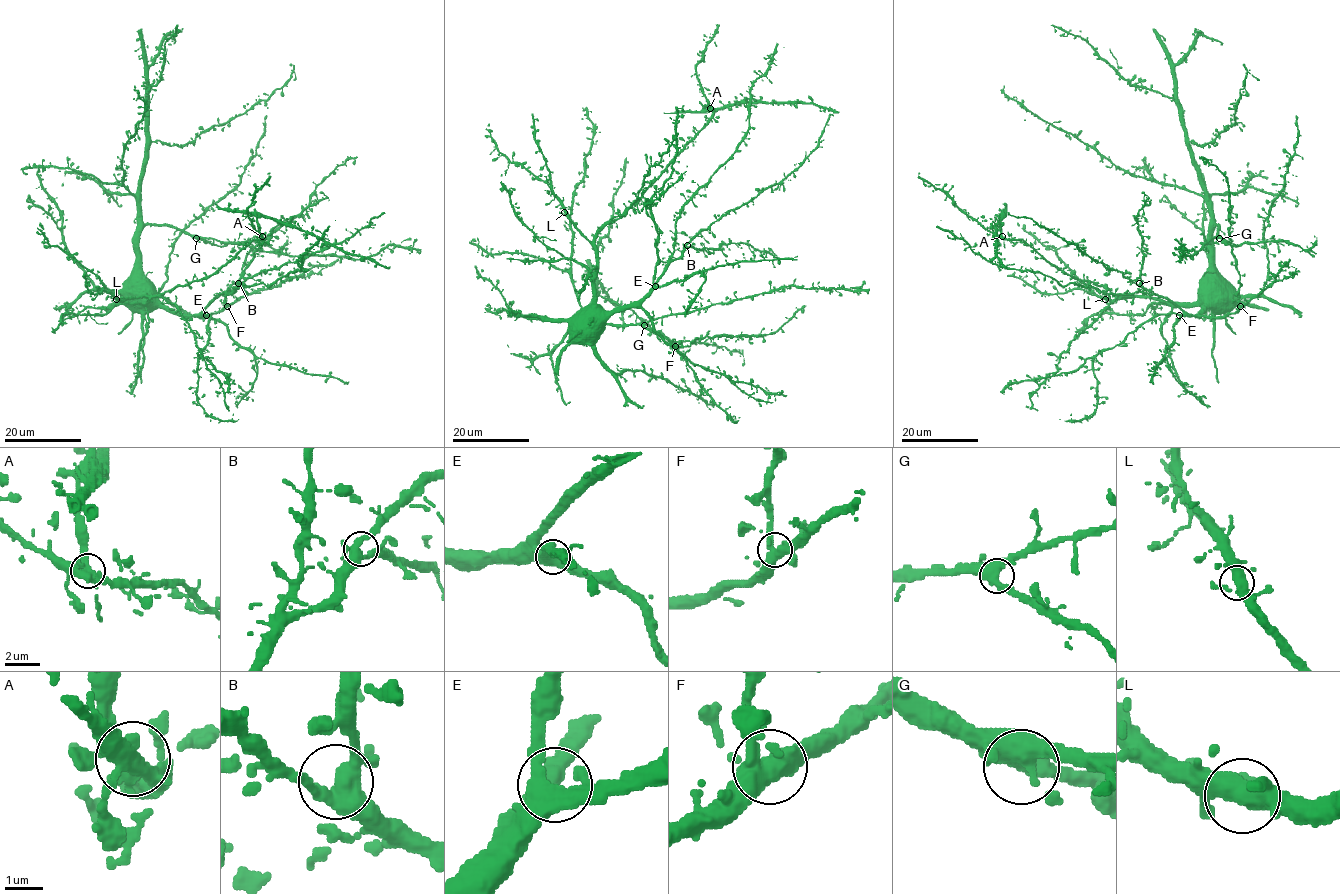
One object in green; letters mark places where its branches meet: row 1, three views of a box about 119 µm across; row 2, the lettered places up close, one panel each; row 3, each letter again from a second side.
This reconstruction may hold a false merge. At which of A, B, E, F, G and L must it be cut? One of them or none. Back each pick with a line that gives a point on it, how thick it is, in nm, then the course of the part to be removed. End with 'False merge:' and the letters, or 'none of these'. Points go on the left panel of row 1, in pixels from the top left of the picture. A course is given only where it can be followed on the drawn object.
A: at (262, 236); 480 nm thick; foreign part runs (262, 236), (257, 215), (291, 224), (352, 254), (390, 266)
False merge: A

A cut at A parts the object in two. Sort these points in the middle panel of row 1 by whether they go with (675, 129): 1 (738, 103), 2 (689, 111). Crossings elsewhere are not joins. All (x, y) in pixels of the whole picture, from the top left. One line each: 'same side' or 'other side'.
1: other side
2: other side

